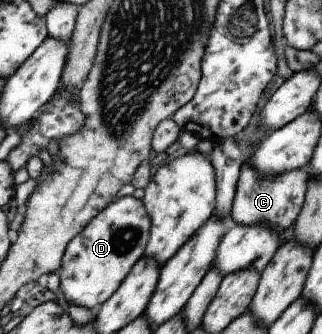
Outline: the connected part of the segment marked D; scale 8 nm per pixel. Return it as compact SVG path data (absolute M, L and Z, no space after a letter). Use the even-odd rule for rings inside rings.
M133 196L115 198L103 207L88 223L78 232L65 247L61 257L59 288L66 301L81 305L93 312L116 291L120 282L126 277L134 262L143 255L144 246L149 238L149 215L144 209L141 200Z

